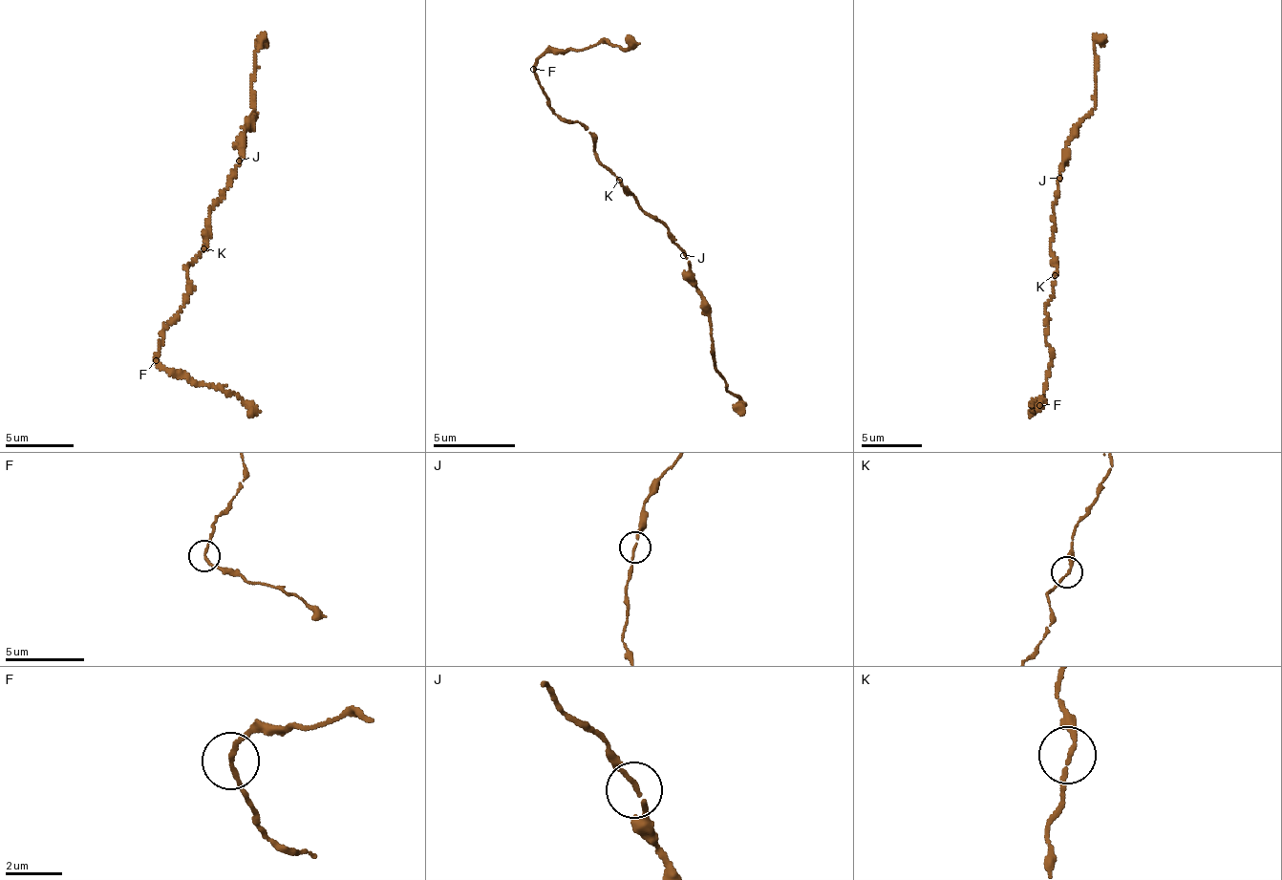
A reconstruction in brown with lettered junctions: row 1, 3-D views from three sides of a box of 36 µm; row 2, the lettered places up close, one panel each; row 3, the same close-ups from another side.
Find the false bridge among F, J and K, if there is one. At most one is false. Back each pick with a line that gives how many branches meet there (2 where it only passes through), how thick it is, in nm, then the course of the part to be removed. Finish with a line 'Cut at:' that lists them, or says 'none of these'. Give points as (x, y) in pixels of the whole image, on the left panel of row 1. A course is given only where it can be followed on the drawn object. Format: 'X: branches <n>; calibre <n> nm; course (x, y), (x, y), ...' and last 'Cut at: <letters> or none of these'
Cut at: none of these

